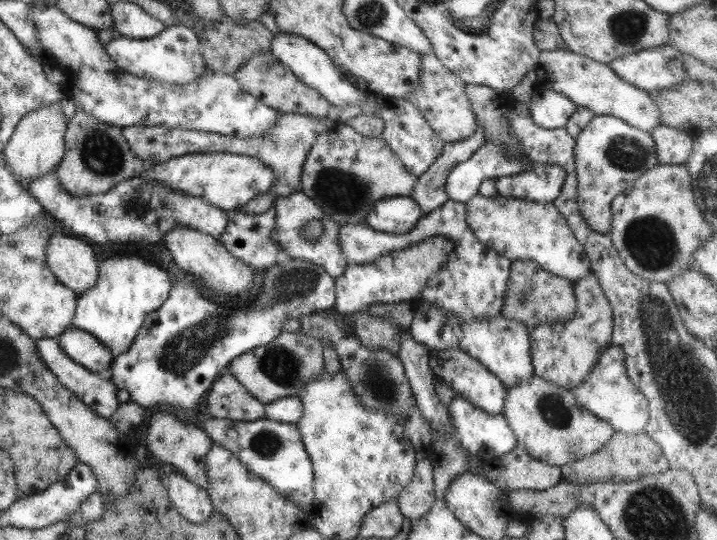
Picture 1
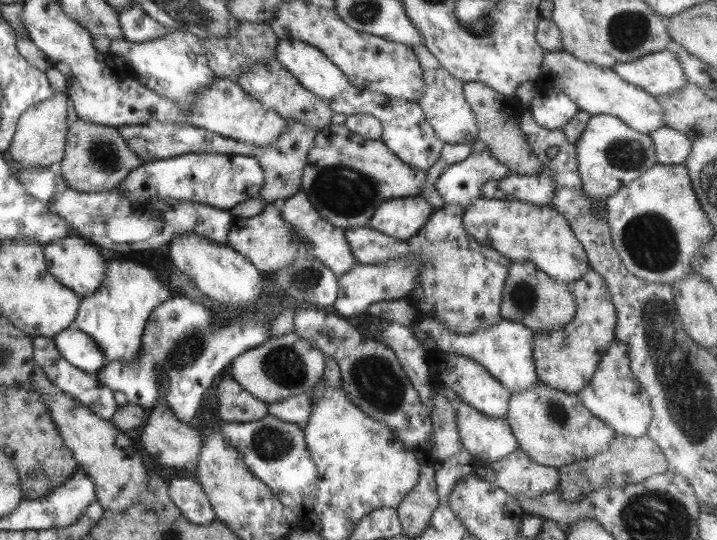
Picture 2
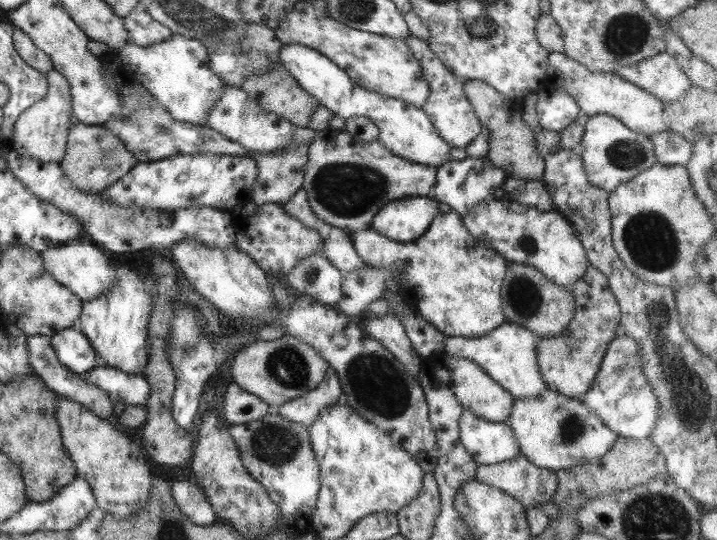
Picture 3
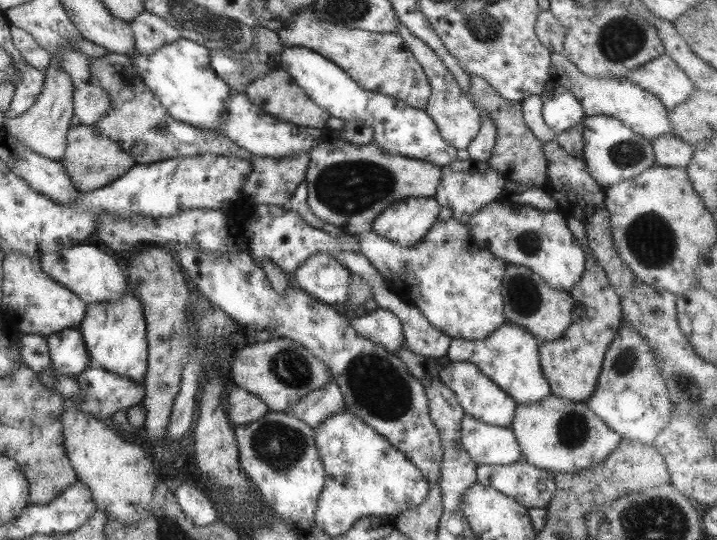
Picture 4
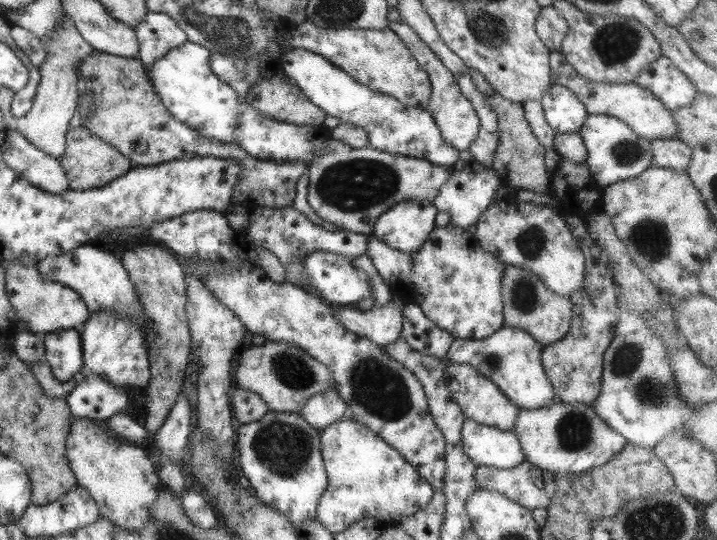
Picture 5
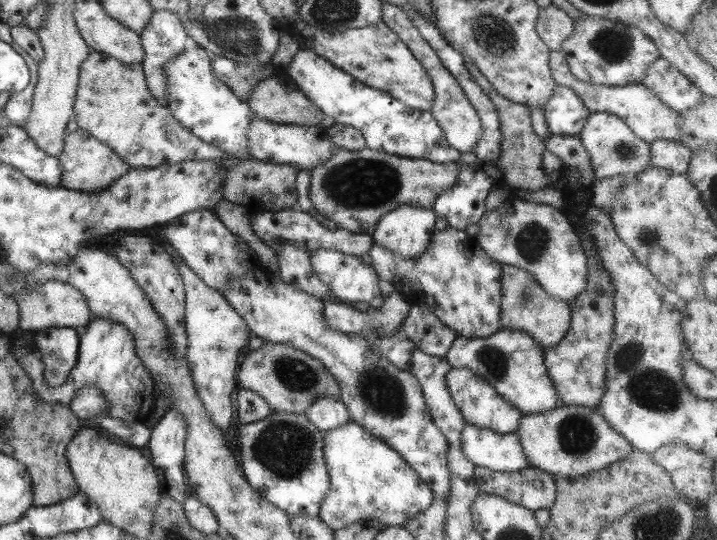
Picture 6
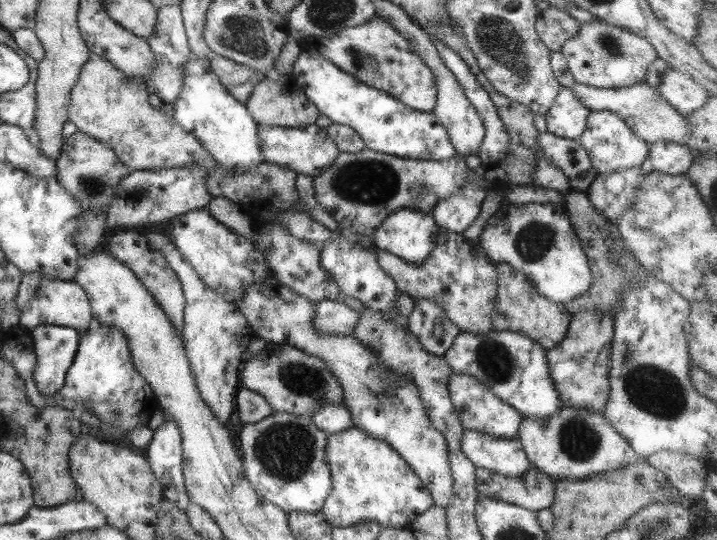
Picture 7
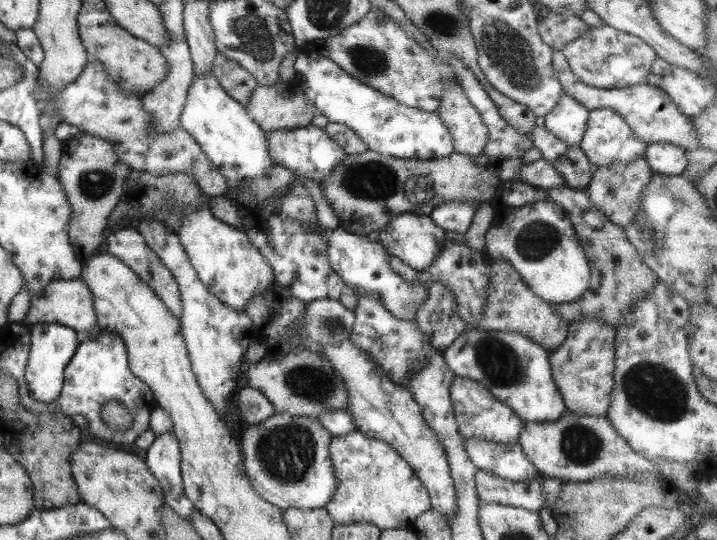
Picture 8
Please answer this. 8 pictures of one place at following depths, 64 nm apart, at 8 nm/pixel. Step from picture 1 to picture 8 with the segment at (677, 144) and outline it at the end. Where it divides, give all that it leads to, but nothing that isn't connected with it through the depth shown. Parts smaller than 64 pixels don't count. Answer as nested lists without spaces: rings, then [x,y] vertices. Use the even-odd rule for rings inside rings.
[[[669,143],[646,145],[644,160],[654,174],[677,176],[683,175],[687,166],[686,151]]]

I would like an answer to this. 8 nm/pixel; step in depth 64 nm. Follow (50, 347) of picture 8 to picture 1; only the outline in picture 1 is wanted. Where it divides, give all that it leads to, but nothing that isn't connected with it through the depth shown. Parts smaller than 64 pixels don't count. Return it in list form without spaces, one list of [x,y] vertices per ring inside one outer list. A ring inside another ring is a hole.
[[[69,326],[56,339],[57,344],[67,358],[71,359],[75,364],[80,364],[86,370],[94,372],[99,378],[108,378],[109,365],[114,357],[110,354],[108,348],[105,348],[94,336]]]

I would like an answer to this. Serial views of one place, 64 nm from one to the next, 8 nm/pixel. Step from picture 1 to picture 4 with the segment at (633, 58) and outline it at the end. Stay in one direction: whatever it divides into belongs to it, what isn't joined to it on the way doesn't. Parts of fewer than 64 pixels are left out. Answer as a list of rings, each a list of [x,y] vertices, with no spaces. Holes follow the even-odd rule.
[[[665,54],[632,70],[626,78],[656,96],[666,110],[685,102],[695,90],[687,75]]]

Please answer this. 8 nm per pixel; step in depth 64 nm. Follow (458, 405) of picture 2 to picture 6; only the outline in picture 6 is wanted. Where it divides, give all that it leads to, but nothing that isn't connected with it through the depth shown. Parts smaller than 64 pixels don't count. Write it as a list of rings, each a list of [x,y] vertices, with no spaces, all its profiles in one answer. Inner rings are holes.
[[[466,424],[460,447],[471,464],[493,472],[517,472],[528,465],[519,438],[513,433],[497,435],[493,430]]]

